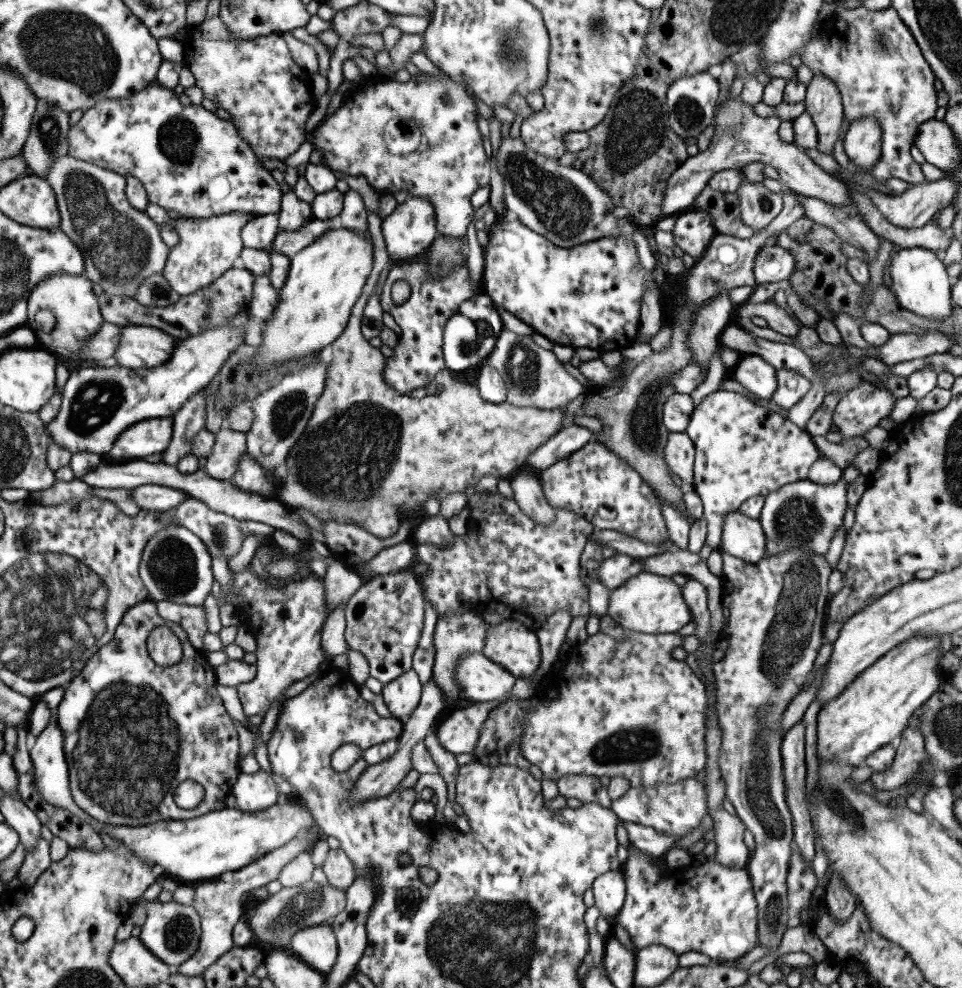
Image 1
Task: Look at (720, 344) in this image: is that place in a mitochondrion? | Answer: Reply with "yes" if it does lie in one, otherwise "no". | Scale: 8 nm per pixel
no

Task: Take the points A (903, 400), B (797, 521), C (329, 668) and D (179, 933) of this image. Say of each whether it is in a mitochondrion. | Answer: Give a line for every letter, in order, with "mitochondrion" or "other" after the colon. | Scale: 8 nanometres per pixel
A: other
B: mitochondrion
C: other
D: mitochondrion

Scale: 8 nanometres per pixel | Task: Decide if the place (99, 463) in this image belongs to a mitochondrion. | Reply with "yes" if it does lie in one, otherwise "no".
no

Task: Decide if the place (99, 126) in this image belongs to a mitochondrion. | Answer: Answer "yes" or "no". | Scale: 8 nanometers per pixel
no

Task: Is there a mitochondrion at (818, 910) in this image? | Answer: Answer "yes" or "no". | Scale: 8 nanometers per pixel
no

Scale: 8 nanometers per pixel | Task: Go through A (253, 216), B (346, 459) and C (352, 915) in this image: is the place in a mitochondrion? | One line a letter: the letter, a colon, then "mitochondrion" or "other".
A: other
B: mitochondrion
C: other

